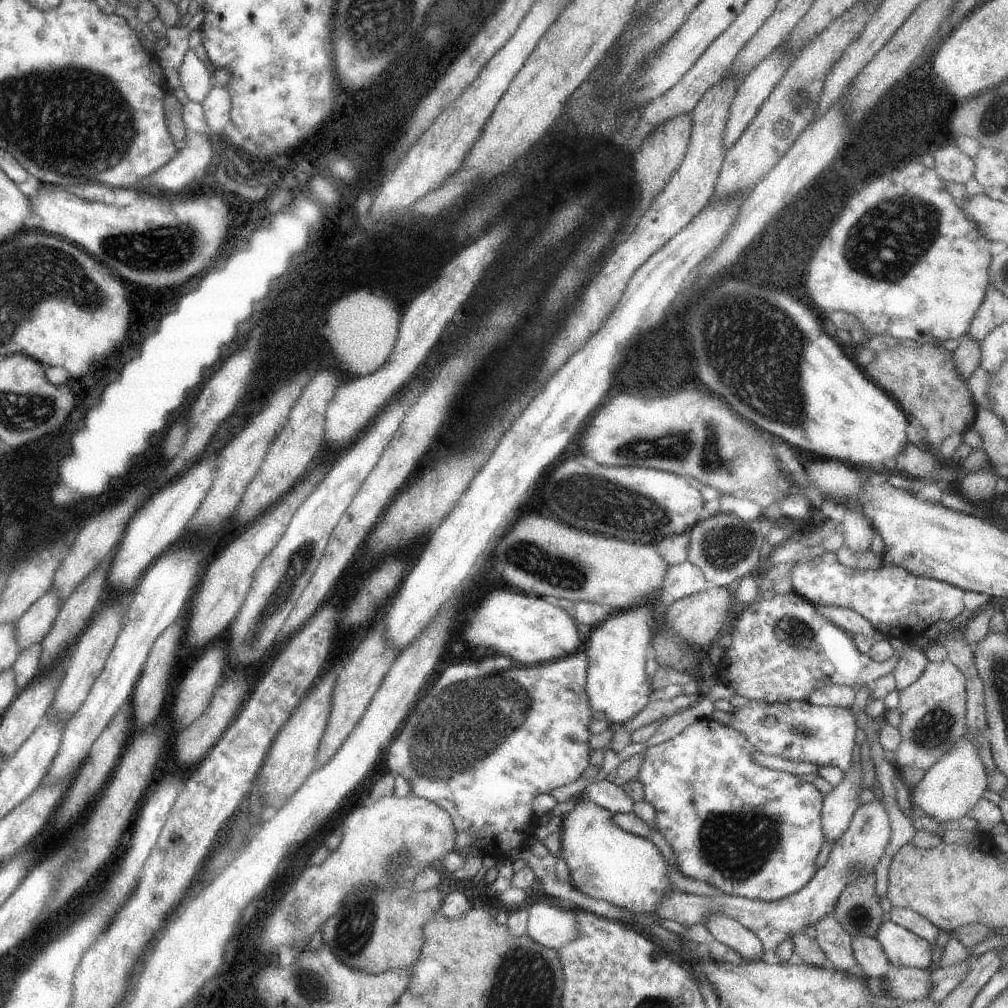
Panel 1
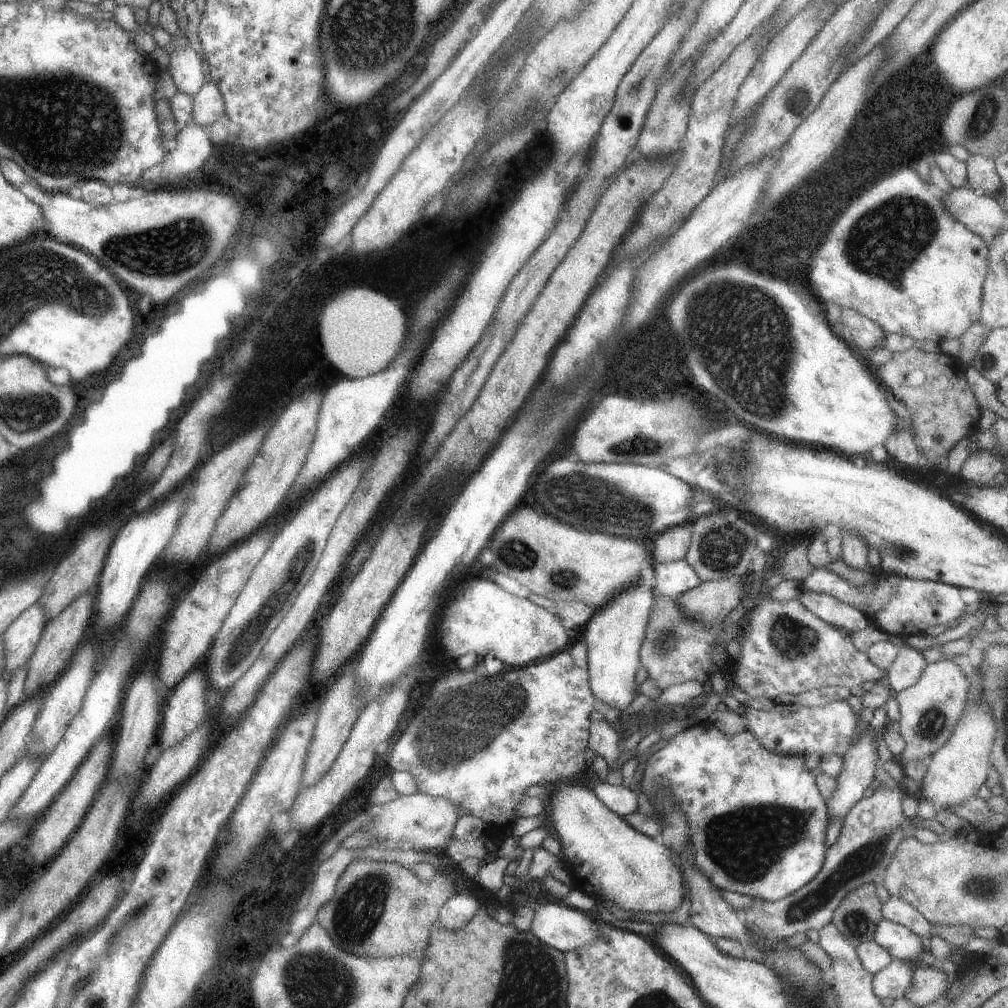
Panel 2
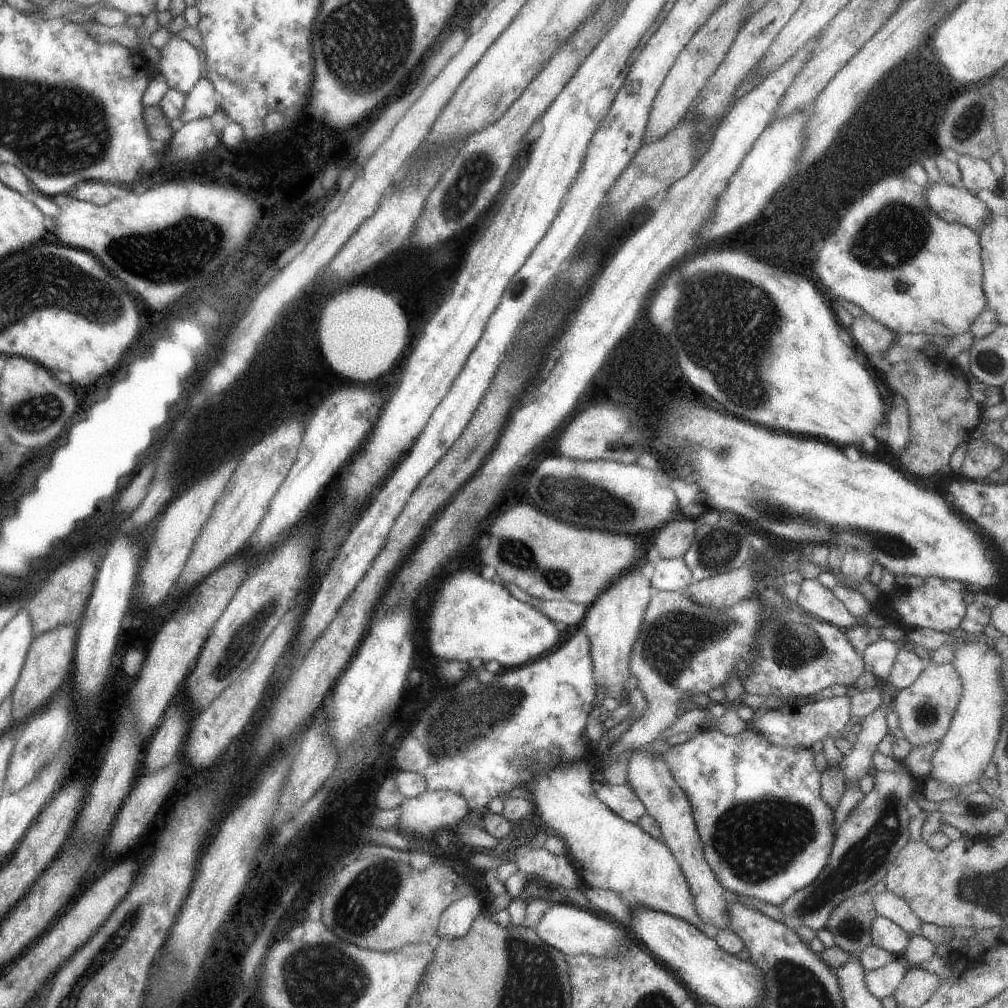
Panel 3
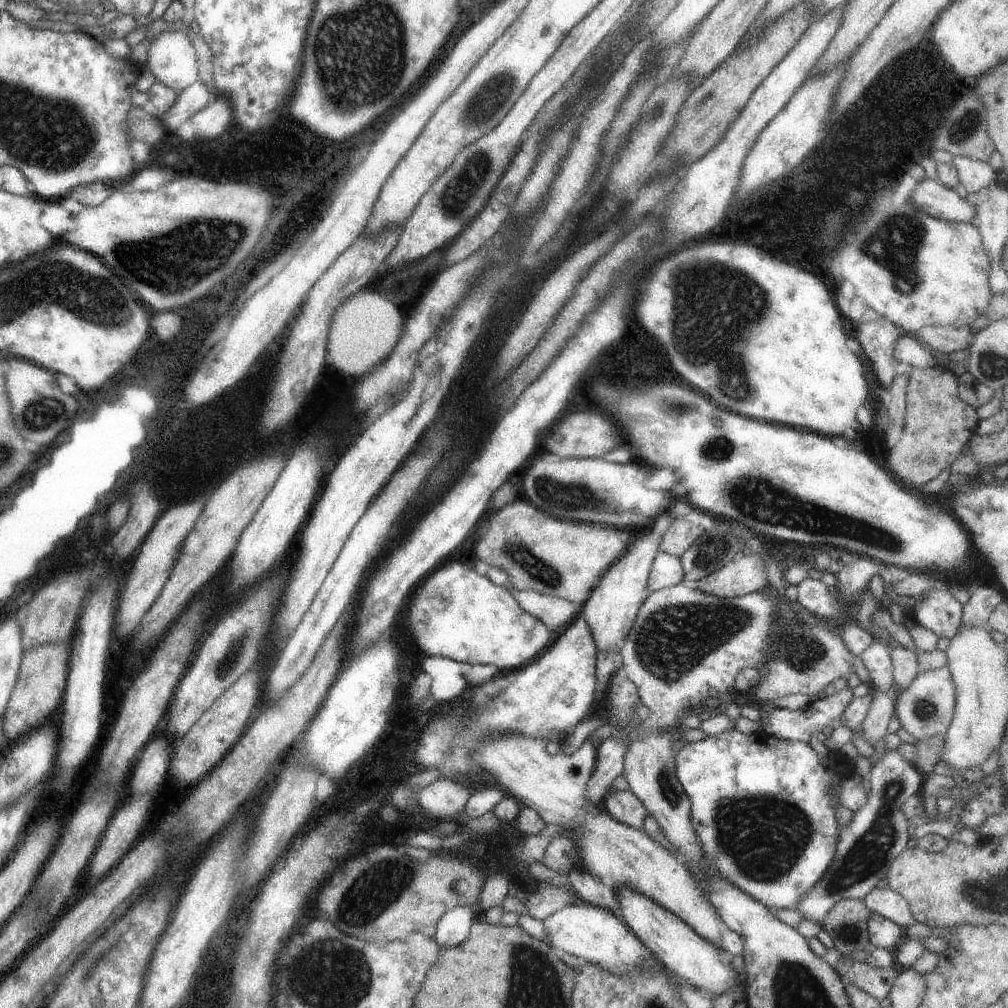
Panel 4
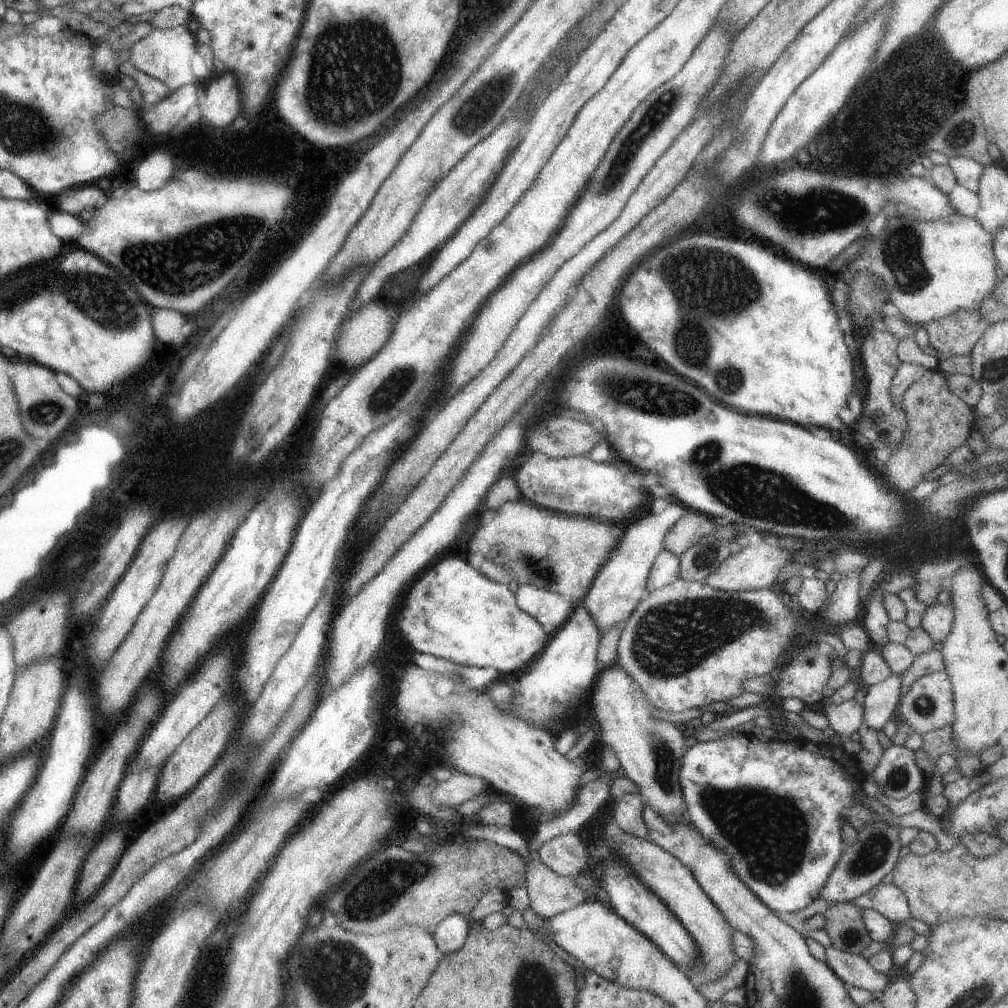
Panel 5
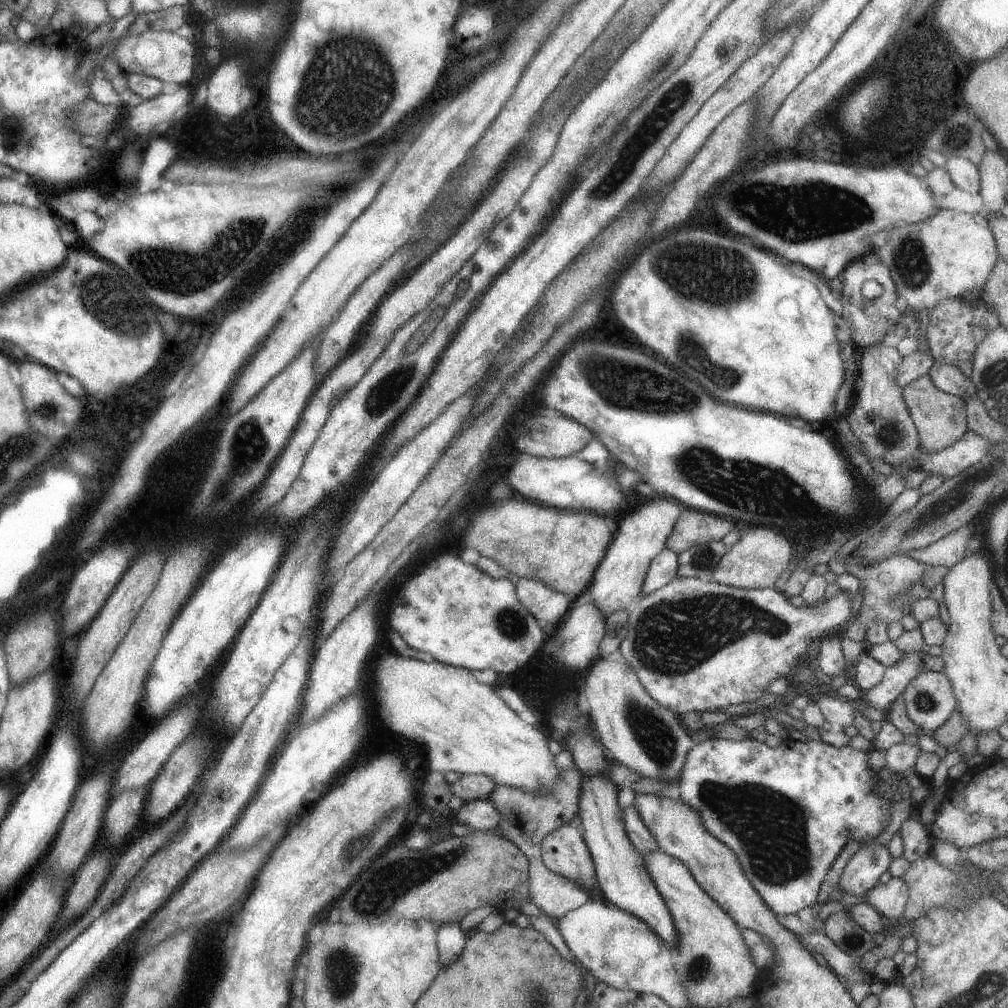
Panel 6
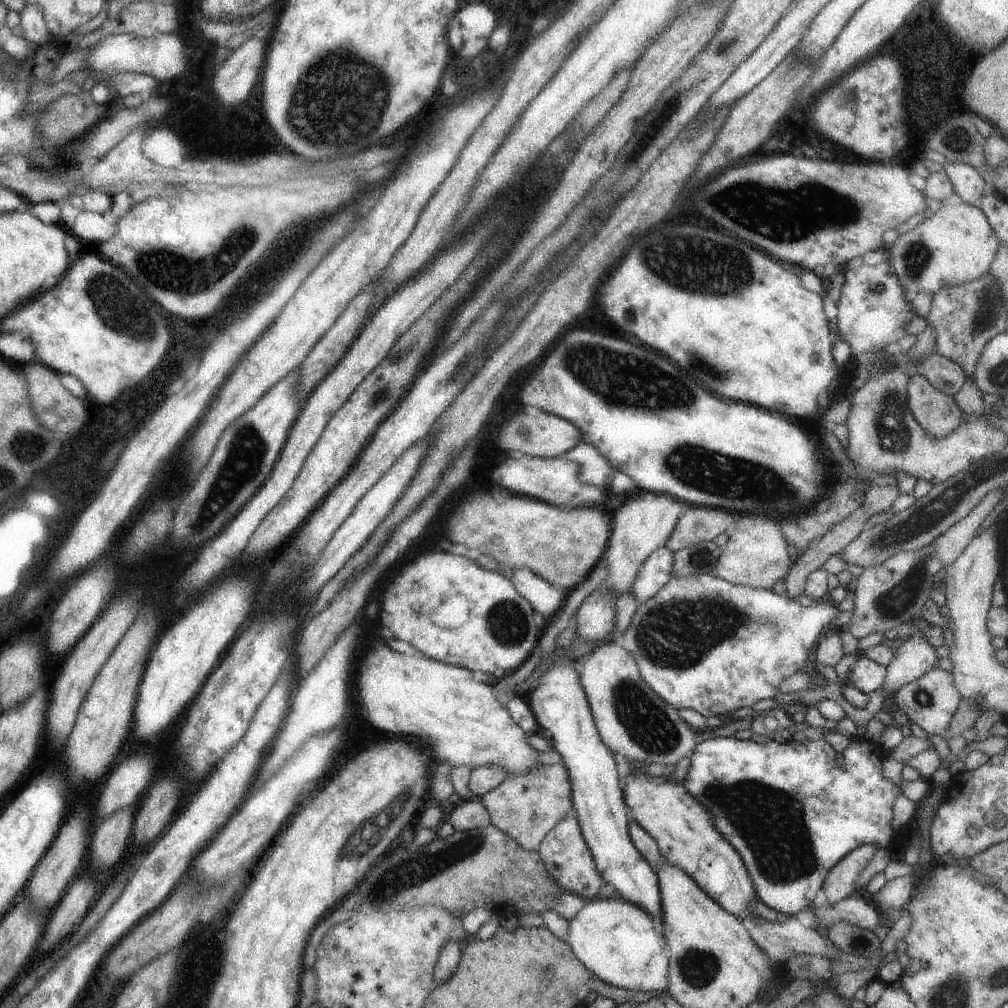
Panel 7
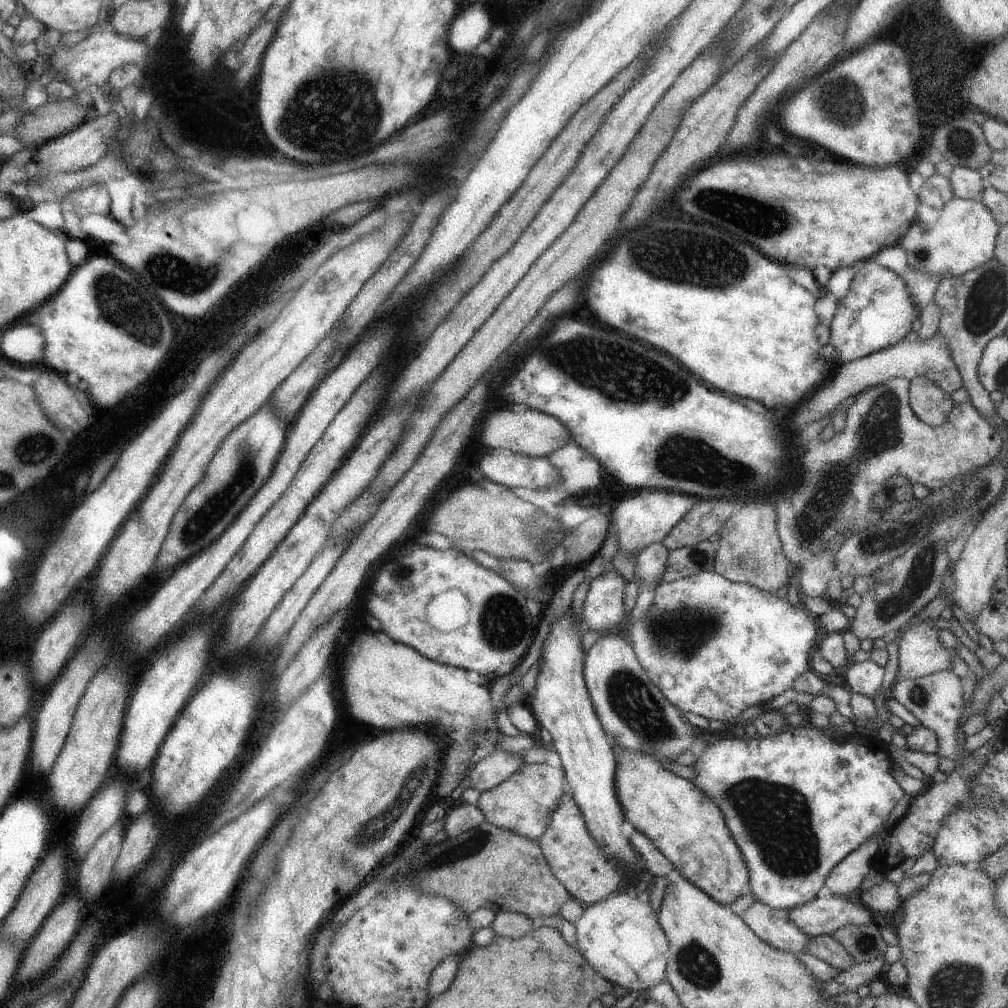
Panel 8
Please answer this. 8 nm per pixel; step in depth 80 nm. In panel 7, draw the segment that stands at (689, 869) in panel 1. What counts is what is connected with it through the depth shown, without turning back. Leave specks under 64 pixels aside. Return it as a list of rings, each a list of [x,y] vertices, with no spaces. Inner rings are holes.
[[[861,736],[850,738],[849,744],[837,753],[825,739],[807,740],[807,742],[789,739],[786,742],[777,742],[769,737],[767,742],[760,744],[751,739],[738,740],[733,737],[714,737],[699,741],[693,747],[688,758],[690,759],[690,766],[681,784],[689,794],[693,795],[693,798],[697,799],[697,802],[700,802],[712,814],[717,830],[737,851],[738,858],[741,858],[741,862],[752,882],[755,900],[773,908],[776,912],[794,916],[799,910],[809,908],[813,902],[818,900],[821,884],[823,884],[827,872],[848,852],[865,843],[875,844],[877,849],[888,850],[896,836],[896,832],[891,829],[889,822],[891,822],[893,800],[899,796],[900,788],[881,775],[881,764],[887,758],[887,751],[878,742],[875,743]]]

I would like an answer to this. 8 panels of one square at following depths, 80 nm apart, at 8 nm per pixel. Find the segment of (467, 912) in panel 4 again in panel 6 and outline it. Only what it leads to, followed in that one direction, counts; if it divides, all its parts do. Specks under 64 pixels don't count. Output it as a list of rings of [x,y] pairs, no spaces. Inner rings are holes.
[[[445,923],[439,926],[435,935],[436,949],[438,952],[437,964],[440,969],[455,962],[461,954],[467,934],[458,923]]]

